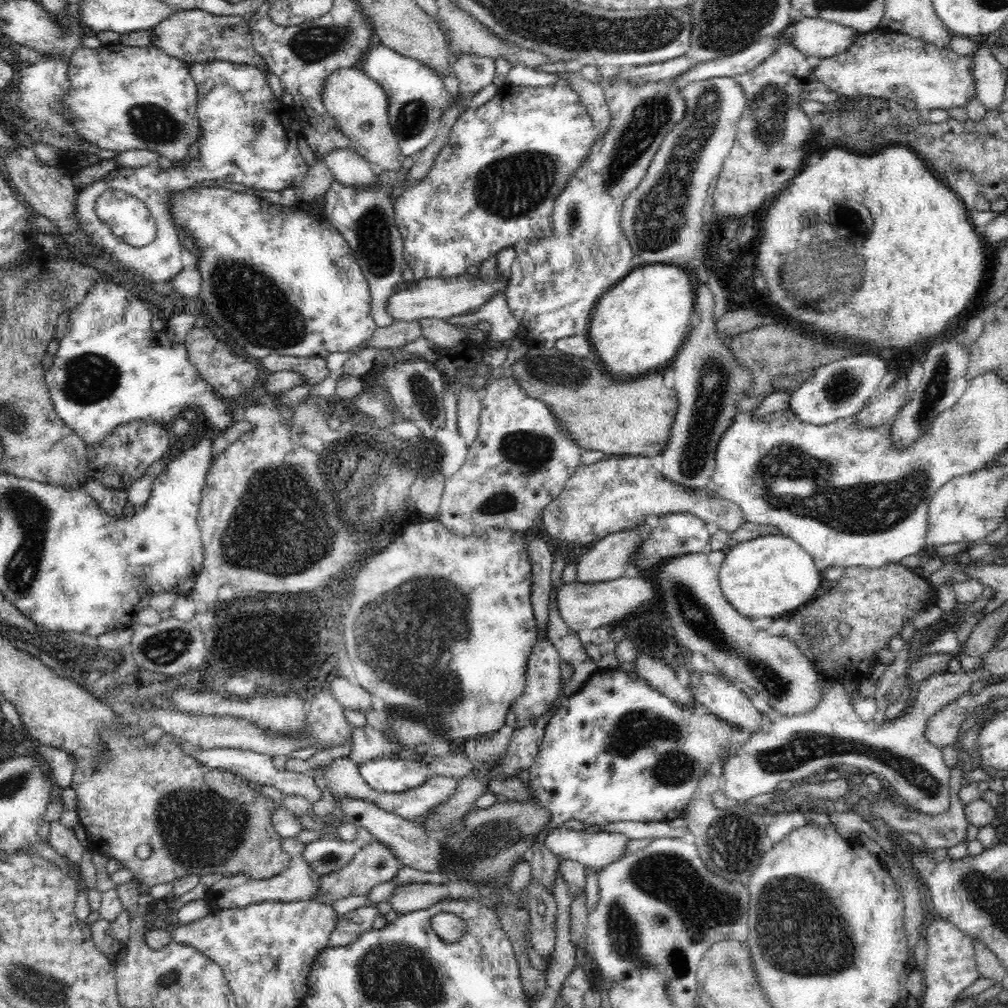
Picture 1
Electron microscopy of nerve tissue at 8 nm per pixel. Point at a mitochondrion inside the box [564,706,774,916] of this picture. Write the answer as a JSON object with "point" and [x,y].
{"point":[659,741]}

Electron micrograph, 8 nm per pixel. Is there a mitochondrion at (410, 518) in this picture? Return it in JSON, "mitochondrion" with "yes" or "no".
{"mitochondrion":"no"}

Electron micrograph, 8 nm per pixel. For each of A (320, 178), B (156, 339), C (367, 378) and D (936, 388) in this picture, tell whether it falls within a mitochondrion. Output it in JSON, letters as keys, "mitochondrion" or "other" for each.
{"A":"other","B":"other","C":"other","D":"mitochondrion"}

